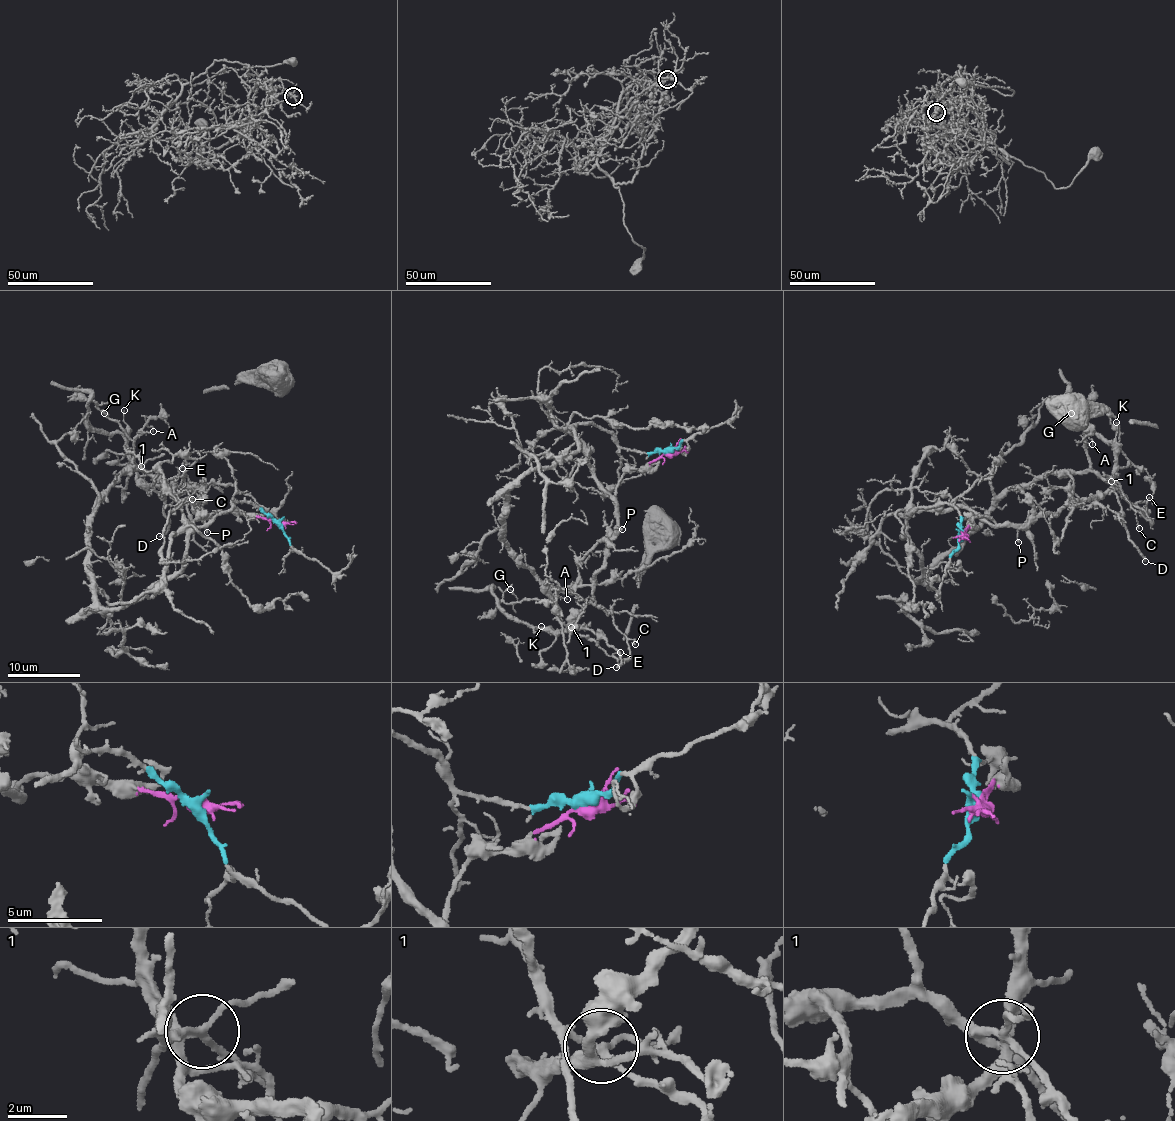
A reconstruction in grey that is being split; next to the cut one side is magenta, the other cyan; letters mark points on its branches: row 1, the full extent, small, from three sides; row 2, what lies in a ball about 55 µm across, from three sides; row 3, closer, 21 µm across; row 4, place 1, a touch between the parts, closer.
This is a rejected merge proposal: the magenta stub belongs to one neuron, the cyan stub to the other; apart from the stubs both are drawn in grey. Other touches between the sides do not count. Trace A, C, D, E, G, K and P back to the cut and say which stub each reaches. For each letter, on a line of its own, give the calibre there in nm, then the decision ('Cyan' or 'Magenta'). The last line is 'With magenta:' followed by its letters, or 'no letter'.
A: Thickness 120 nm. Cyan
C: Thickness 120 nm. Cyan
D: Thickness 200 nm. Magenta
E: Thickness 120 nm. Cyan
G: Thickness 130 nm. Cyan
K: Thickness 100 nm. Magenta
P: Thickness 140 nm. Magenta
With magenta: D, K, P

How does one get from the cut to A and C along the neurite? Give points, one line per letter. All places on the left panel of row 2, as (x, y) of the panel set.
A: (279, 524), (233, 504), (195, 527), (175, 573), (126, 604), (98, 602), (88, 520), (133, 441), (152, 431)
C: (279, 524), (233, 504), (195, 527), (175, 573), (98, 602), (88, 520), (131, 461), (192, 499)

